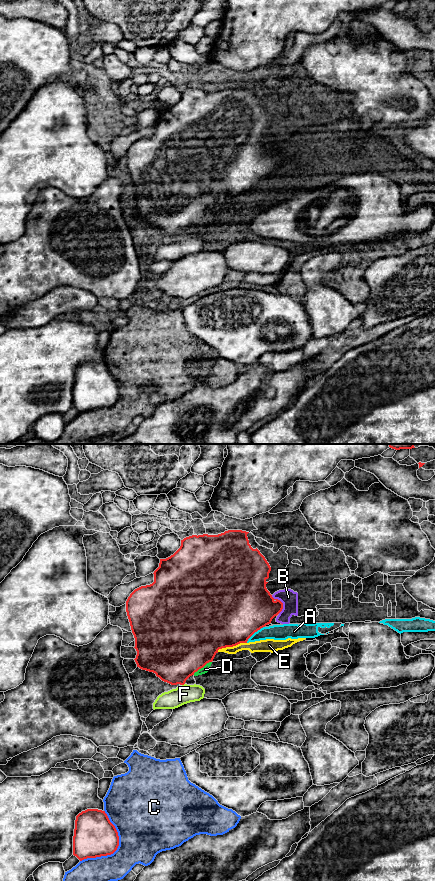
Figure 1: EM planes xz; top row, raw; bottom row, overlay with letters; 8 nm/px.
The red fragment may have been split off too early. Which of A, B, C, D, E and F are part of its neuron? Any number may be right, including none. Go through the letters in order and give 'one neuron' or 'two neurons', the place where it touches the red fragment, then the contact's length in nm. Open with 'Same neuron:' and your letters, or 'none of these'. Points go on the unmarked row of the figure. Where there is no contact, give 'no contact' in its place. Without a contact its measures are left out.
Same neuron: none of these
A: two neurons; meets red in xz at (254, 184); contact 200 nm long
B: two neurons; meets red in xz at (282, 155); contact 170 nm long
C: two neurons; meets red in xz at (117, 399); contact 460 nm long
D: two neurons; meets red in xz at (202, 219); contact 190 nm long
E: two neurons; meets red in xz at (231, 198); contact 260 nm long
F: two neurons; meets red in xz at (183, 236); contact 30 nm long

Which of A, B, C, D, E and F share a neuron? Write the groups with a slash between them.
A B D E / C / F

